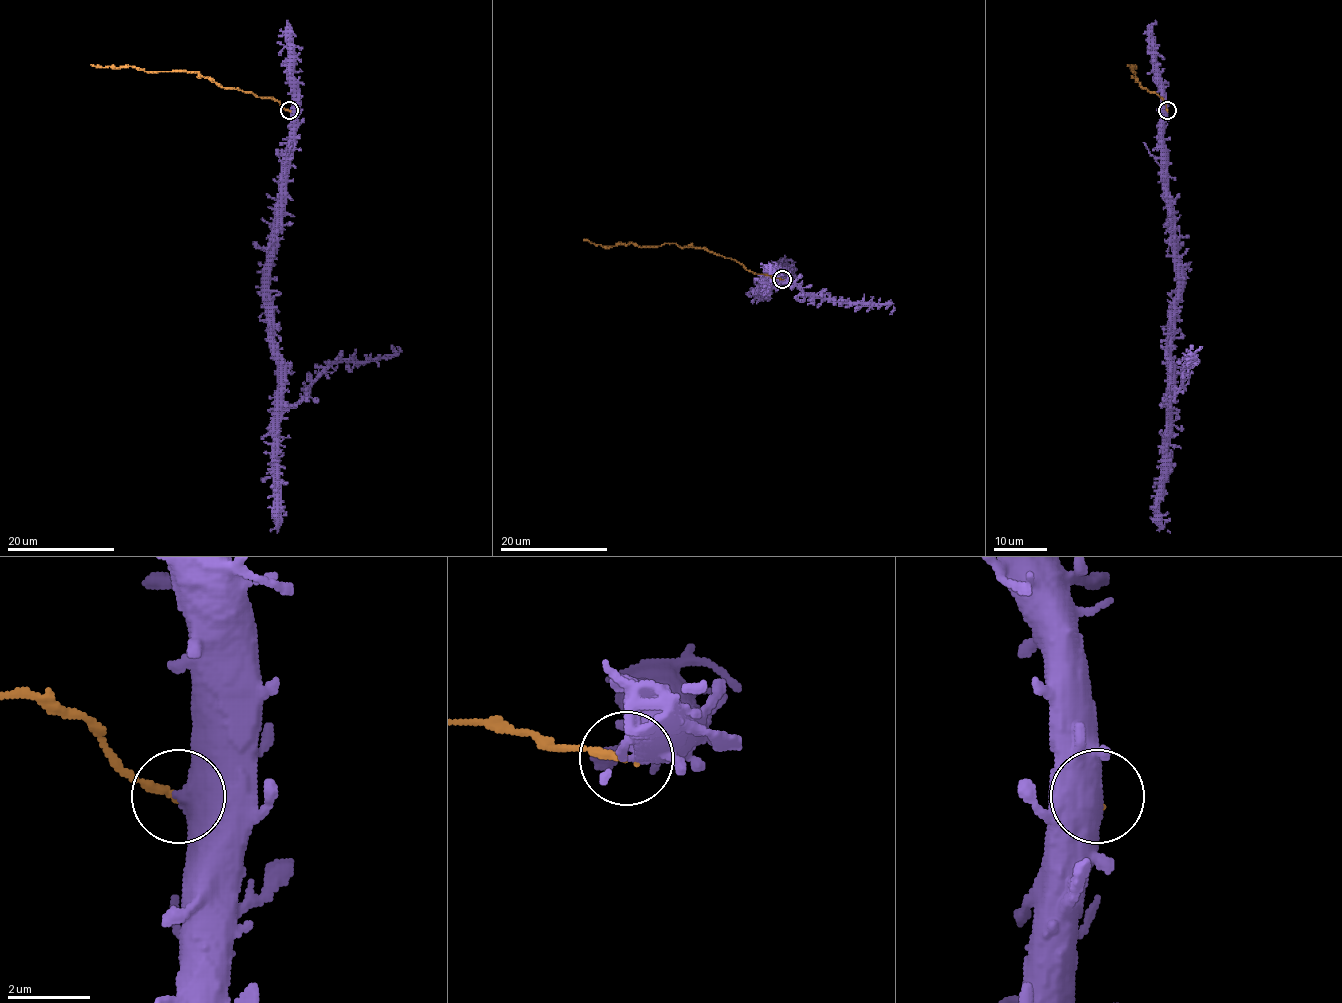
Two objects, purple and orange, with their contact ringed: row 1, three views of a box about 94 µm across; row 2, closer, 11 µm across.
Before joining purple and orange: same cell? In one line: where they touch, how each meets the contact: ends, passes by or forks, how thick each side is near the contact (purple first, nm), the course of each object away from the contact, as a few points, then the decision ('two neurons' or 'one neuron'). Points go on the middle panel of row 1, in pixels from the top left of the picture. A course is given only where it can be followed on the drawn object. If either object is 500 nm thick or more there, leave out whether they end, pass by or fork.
place (782, 279); calibres 700 and 200 nm; course purple (782, 278), (783, 275), (762, 290), (767, 283), (787, 281), (802, 291), (837, 302), (893, 303), (889, 314); course orange (782, 279), (754, 274), (735, 260), (704, 248), (664, 243), (638, 247), (632, 243), (601, 246), (583, 239); two neurons

